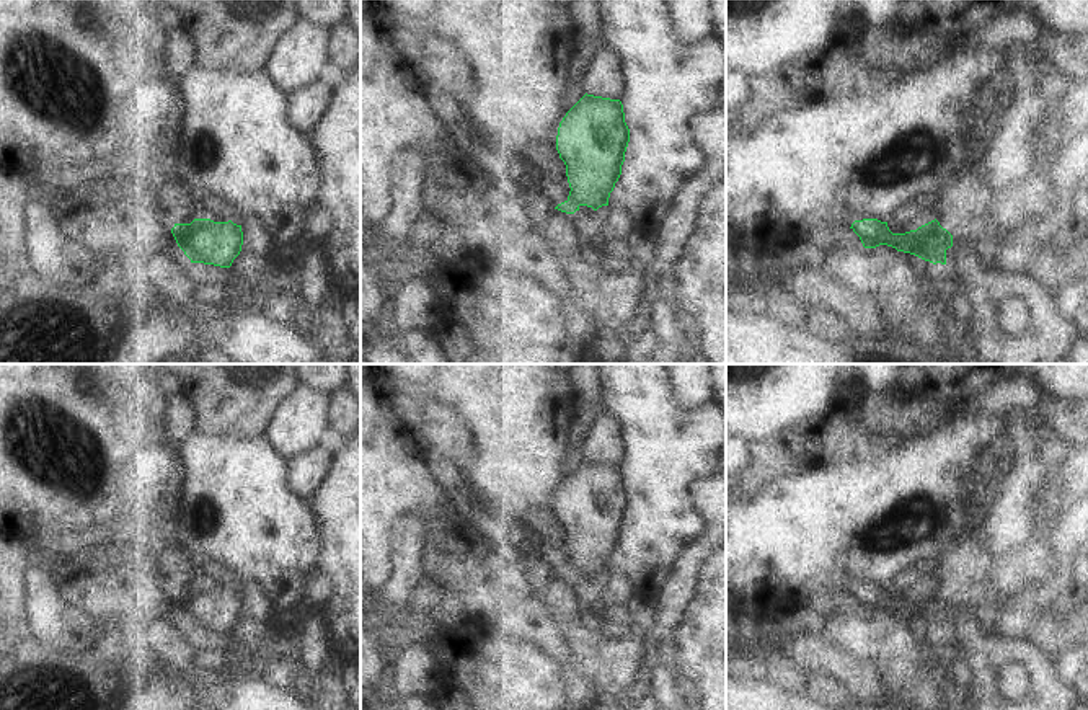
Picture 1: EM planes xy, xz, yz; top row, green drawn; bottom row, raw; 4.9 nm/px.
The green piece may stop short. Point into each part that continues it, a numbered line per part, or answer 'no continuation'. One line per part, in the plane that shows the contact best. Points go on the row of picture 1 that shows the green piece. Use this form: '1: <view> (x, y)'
1: yz (1049, 340)

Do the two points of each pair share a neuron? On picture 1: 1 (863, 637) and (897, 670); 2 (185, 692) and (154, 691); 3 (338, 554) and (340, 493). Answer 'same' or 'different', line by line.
1: different
2: same
3: same

